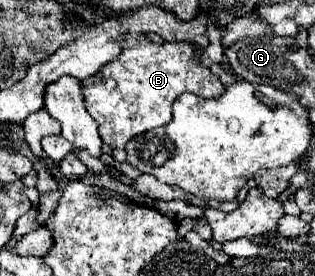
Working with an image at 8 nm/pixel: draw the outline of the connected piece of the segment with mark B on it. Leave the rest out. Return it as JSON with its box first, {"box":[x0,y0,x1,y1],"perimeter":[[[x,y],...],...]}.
{"box":[82,33,224,149],"perimeter":[[[126,33],[122,35],[122,39],[118,39],[118,43],[122,47],[122,53],[100,69],[102,81],[82,87],[84,107],[98,123],[102,141],[110,145],[112,149],[124,147],[132,137],[140,133],[146,133],[146,131],[152,131],[156,127],[168,124],[172,119],[172,103],[178,99],[178,95],[188,91],[200,97],[214,97],[224,91],[224,85],[220,83],[220,79],[212,75],[208,67],[202,67],[198,59],[194,59],[194,51],[198,49],[194,43],[188,43],[188,41],[152,43],[144,35],[138,35],[138,33]]]}

